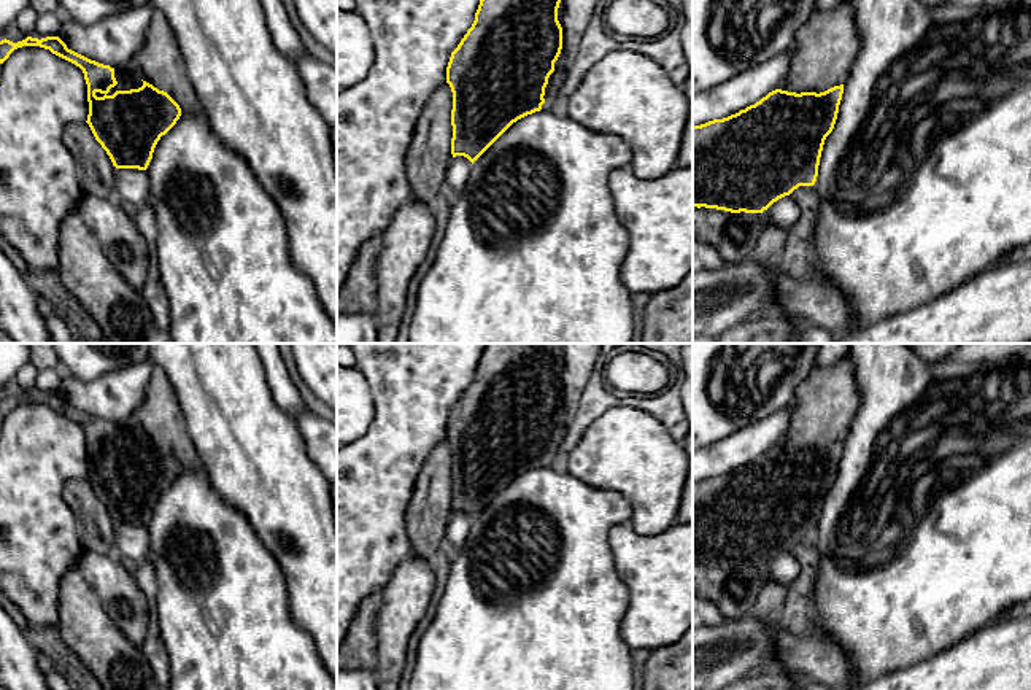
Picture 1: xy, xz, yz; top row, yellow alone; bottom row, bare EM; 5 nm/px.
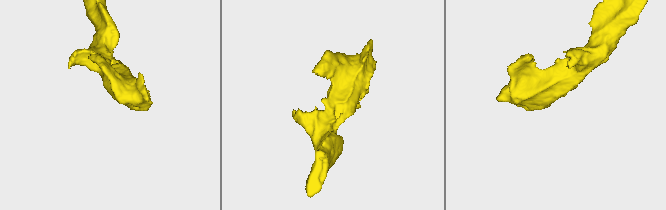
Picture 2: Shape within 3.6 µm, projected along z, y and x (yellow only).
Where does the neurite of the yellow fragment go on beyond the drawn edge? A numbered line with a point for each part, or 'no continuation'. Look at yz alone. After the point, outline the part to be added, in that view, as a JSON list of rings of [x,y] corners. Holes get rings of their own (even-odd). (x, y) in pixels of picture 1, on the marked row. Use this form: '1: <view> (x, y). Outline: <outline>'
1: yz (825, 46). Outline: [[[851,0],[826,13],[813,13],[794,33],[790,73],[778,86],[788,92],[824,92],[847,81],[859,52],[859,32]]]

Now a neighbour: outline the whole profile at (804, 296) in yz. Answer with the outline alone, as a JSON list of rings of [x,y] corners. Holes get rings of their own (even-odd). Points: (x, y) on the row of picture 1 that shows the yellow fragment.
[[[799,186],[790,196],[797,202],[801,215],[790,227],[775,267],[778,310],[794,321],[840,335],[851,328],[853,315],[844,293],[813,267],[818,199],[812,186]]]

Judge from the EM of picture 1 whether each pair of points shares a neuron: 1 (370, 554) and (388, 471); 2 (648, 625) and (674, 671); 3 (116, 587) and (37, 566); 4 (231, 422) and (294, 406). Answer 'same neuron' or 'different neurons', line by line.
1: same neuron
2: different neurons
3: different neurons
4: different neurons

